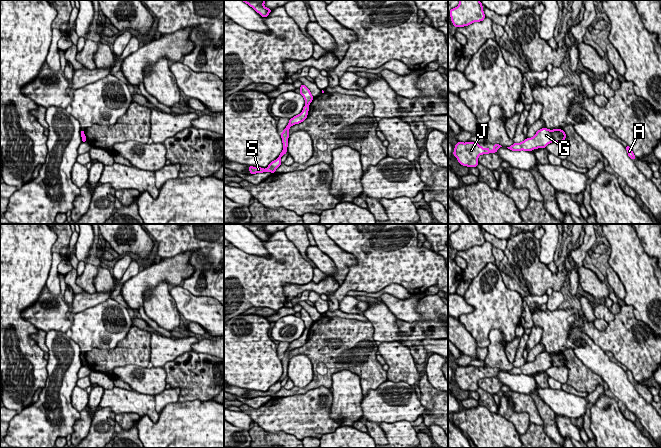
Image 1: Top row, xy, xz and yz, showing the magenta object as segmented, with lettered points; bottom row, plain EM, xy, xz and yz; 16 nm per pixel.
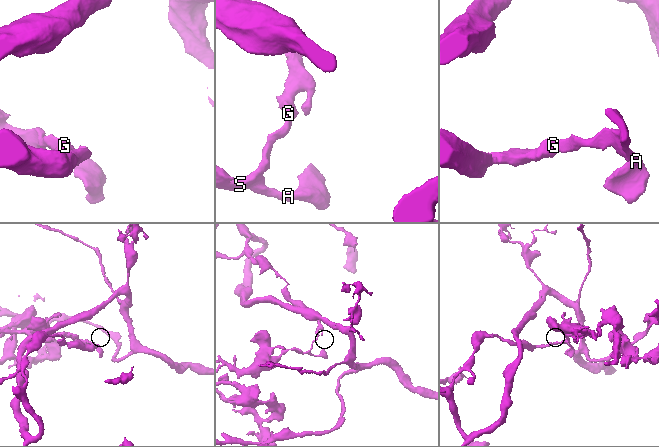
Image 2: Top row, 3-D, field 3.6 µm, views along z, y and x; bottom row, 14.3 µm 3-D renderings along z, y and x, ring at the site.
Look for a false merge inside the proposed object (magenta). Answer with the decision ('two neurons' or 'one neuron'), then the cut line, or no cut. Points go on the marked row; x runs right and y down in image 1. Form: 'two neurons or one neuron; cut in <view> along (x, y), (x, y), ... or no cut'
two neurons; cut in yz along (550, 130), (553, 141)

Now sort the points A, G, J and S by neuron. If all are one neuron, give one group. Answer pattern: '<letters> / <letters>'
A S / G J

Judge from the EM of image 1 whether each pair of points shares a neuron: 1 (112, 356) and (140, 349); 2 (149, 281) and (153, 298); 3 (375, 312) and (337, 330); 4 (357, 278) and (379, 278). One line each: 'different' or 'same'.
1: same
2: different
3: different
4: same

